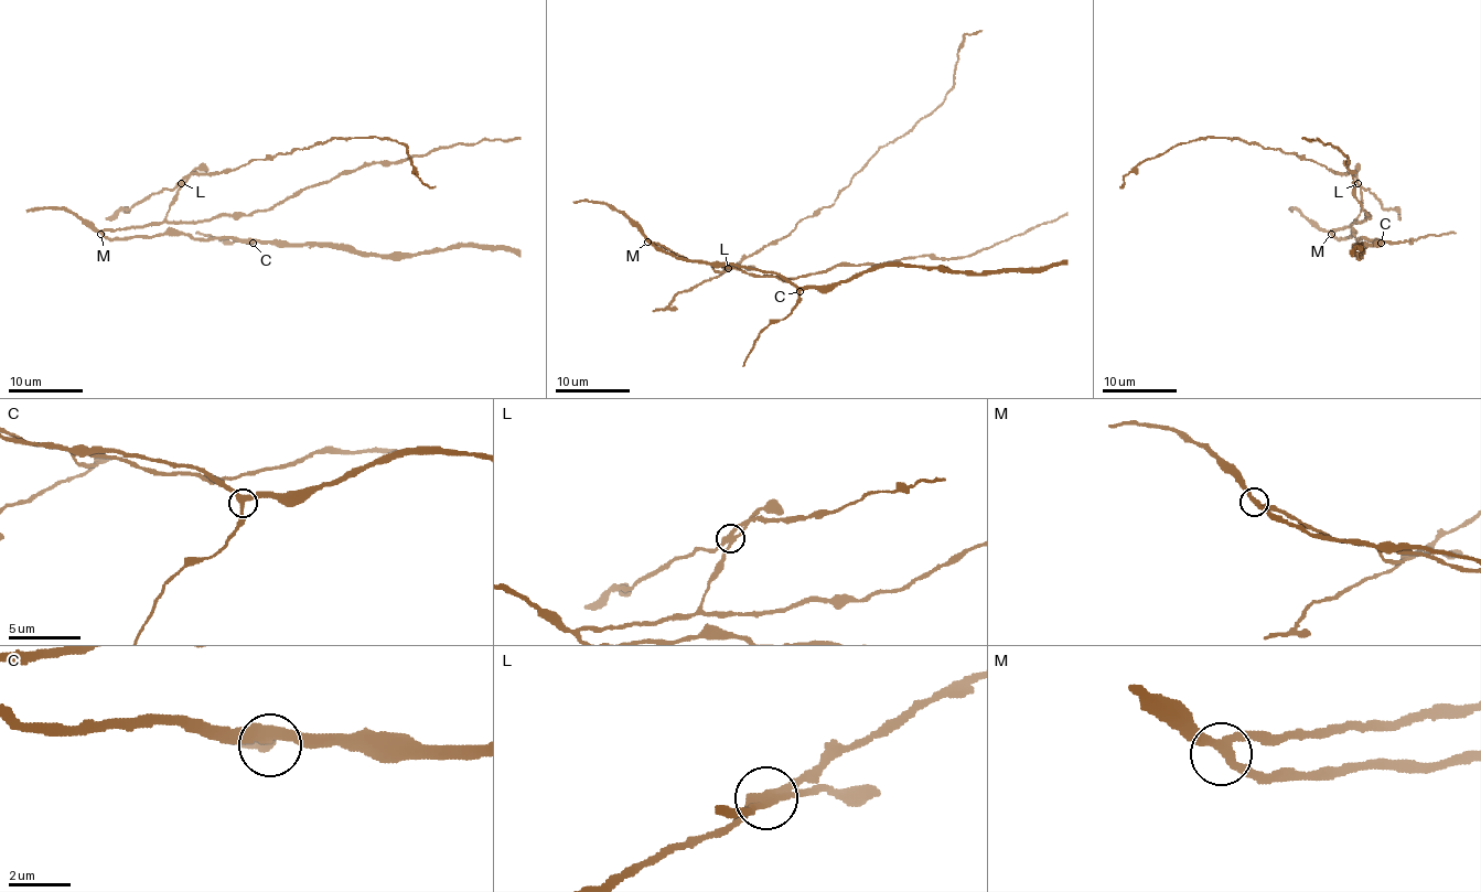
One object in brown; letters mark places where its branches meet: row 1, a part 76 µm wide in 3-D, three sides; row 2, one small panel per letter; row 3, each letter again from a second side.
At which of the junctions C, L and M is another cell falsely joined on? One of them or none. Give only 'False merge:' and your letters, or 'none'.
False merge: L

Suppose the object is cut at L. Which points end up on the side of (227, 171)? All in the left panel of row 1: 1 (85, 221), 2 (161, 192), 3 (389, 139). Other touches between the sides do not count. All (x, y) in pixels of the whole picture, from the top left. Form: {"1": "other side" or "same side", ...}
{"1": "other side", "2": "same side", "3": "same side"}

